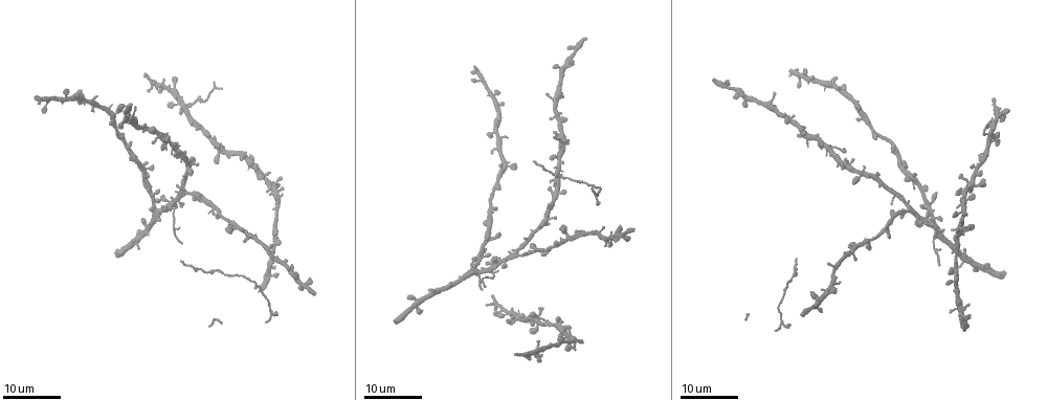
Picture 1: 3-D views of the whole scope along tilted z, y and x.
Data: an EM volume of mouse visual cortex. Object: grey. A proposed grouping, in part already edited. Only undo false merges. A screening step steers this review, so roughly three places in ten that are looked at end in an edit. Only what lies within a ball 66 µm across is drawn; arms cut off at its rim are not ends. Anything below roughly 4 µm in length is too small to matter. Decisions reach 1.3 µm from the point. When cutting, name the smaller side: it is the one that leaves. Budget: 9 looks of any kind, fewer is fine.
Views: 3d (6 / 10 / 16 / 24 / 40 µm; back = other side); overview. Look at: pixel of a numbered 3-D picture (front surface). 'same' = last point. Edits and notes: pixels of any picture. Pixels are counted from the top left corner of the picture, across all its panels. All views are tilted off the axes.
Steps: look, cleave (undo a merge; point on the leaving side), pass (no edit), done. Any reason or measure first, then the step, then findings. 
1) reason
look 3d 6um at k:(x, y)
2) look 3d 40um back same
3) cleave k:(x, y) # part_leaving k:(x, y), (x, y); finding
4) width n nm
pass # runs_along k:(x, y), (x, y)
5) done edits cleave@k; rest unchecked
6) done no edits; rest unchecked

two arms in line, one across
look 3d 24um at 1:(162, 140)

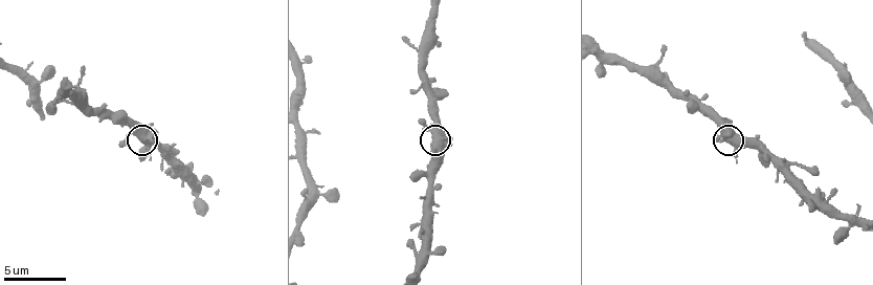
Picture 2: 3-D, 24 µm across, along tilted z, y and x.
look 3d 10um at 2:(144, 137)

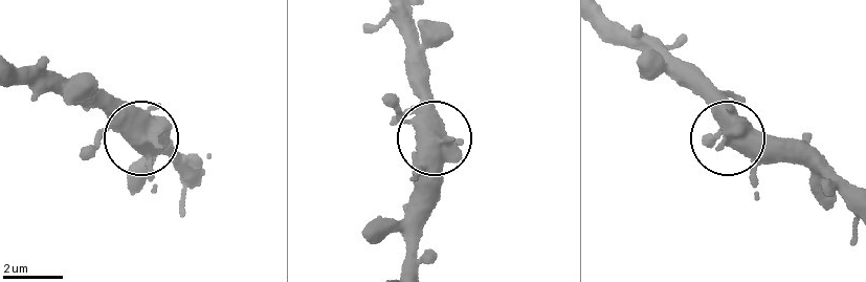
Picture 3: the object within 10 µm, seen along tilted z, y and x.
arms 3
pass # one neuron here

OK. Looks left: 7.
looks like a crossing
look 3d 24um at 1:(183, 108)

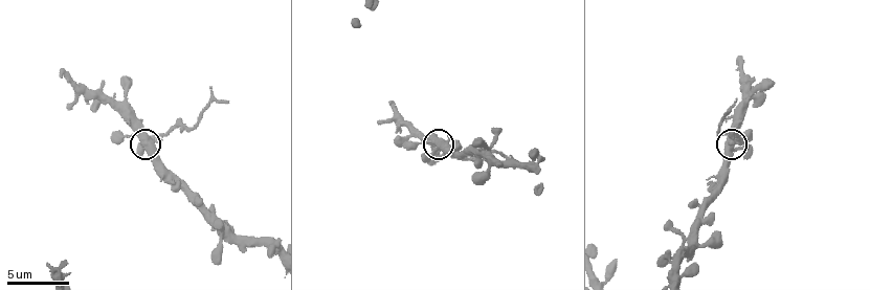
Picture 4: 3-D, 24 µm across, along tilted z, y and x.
look 3d 10um at 4:(148, 139)

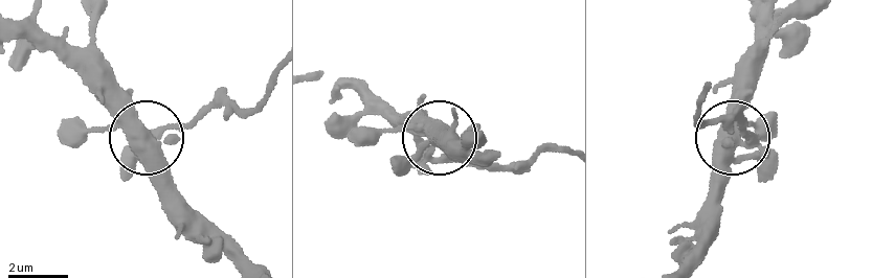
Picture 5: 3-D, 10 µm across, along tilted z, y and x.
width 430 nm
cleave 5:(182, 124) # a second neuron is stuck on

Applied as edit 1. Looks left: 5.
small branch off a trunk
look 3d 24um at 1:(490, 270)

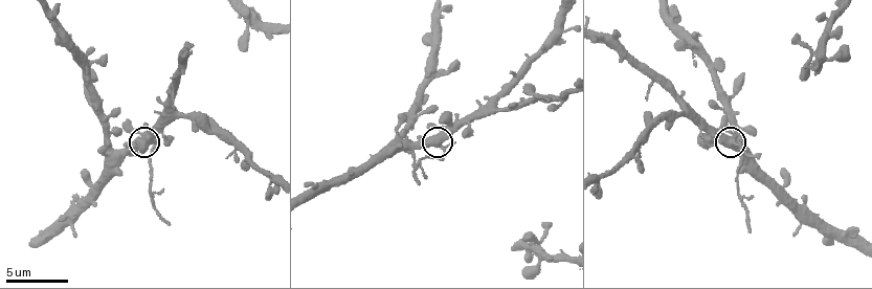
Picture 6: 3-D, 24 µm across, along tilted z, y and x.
look 3d 6um at 6:(731, 141)

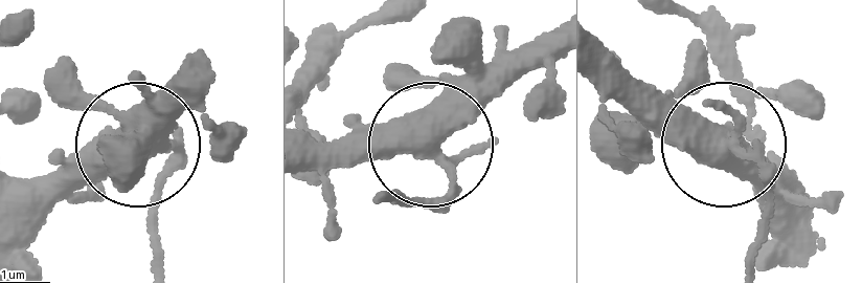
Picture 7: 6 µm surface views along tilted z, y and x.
width 390 nm
cleave 7:(153, 213) # a second neuron is stuck on

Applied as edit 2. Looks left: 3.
look 3d 10um at 6:(809, 59)

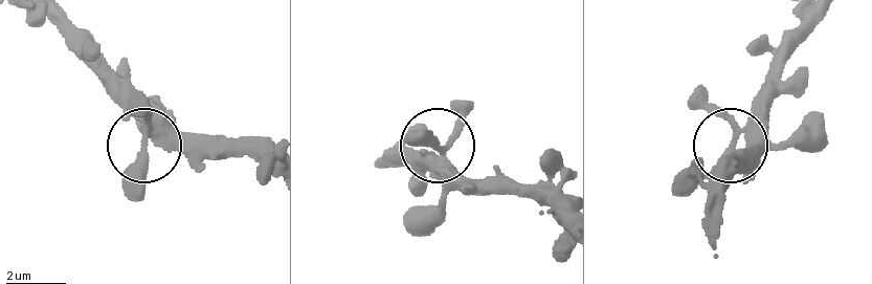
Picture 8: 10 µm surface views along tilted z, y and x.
arms 3
pass # one neuron here

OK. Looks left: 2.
done edits cleave@5, cleave@7; rest unchecked

